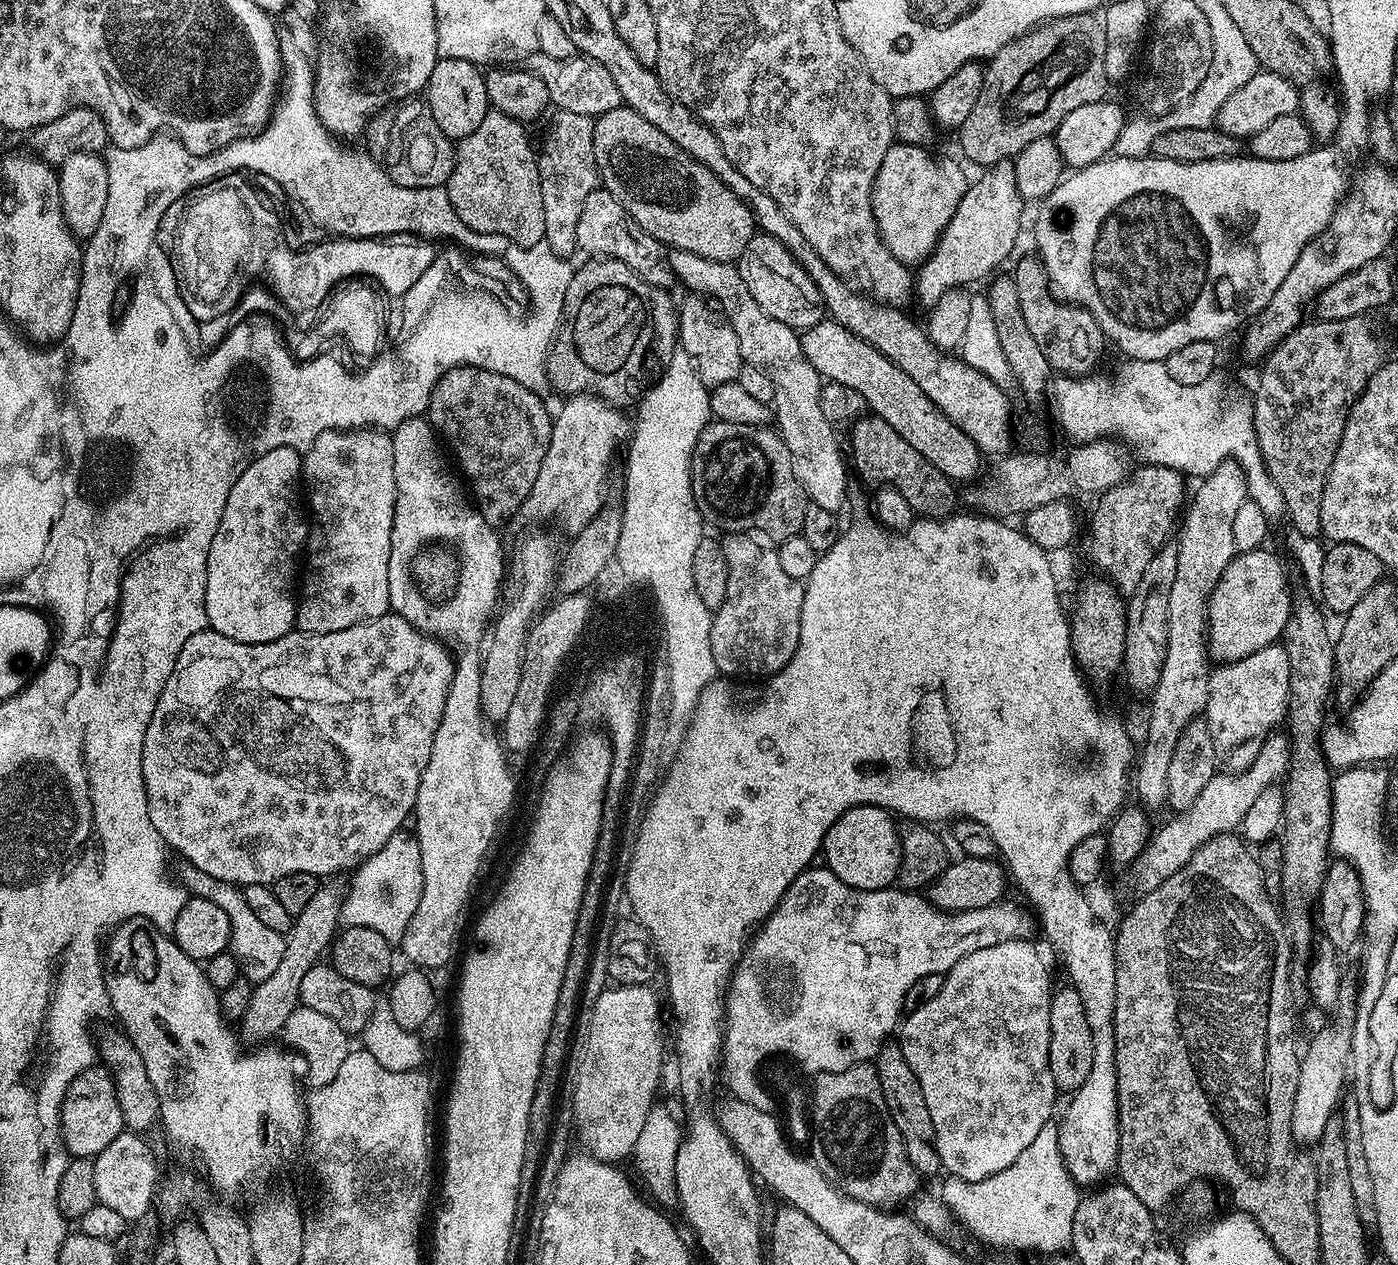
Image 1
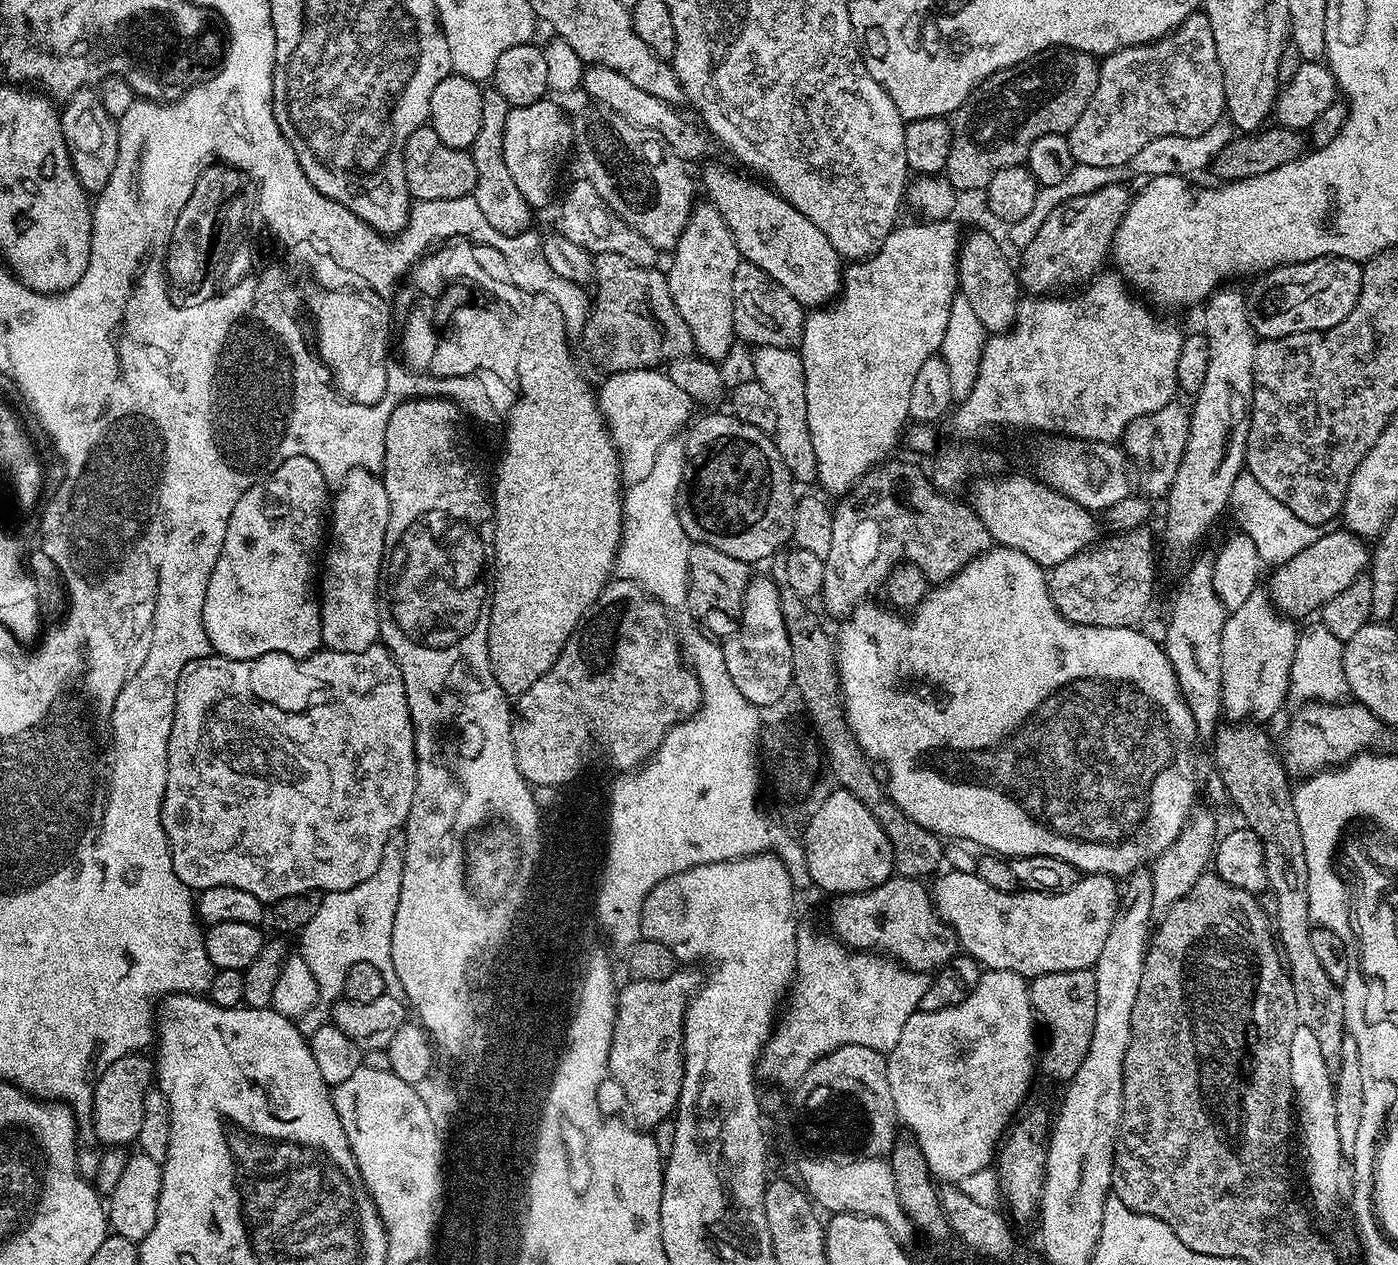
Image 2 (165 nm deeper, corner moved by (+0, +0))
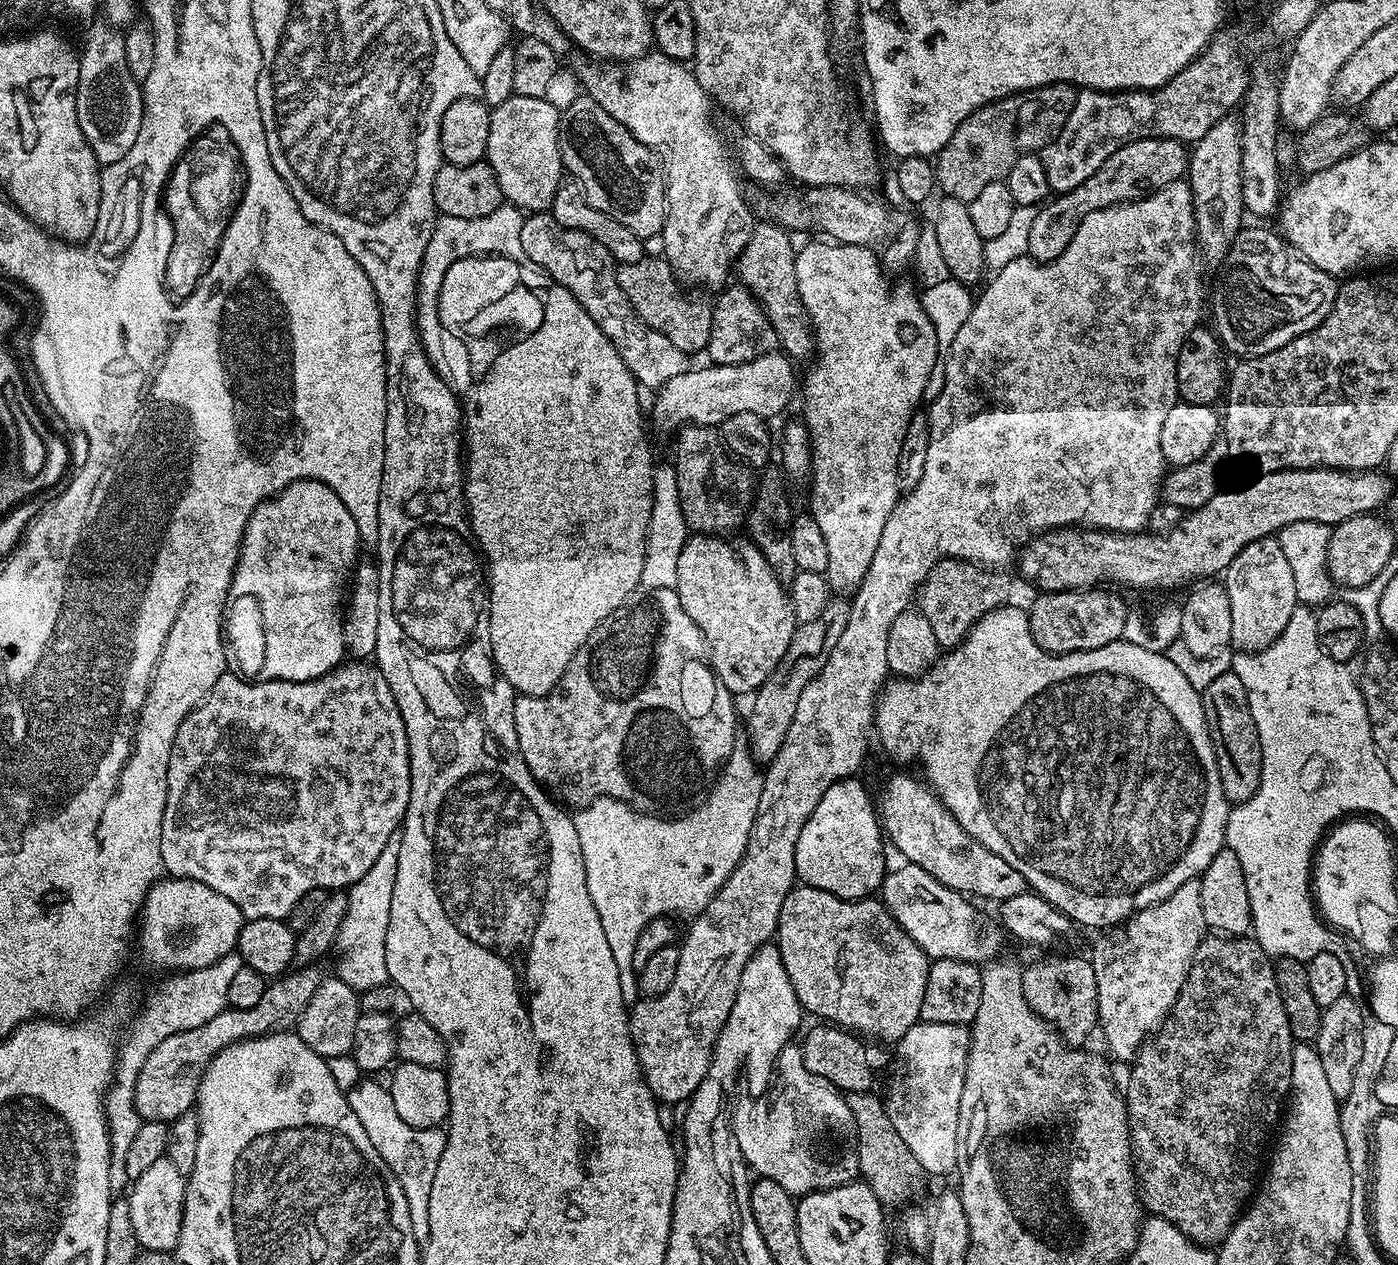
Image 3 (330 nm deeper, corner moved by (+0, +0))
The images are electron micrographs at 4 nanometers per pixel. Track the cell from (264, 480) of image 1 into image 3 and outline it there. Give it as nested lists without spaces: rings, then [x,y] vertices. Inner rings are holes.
[[[299,480],[290,486],[286,486],[277,496],[272,496],[269,500],[264,500],[260,503],[254,510],[254,514],[250,514],[250,518],[248,519],[248,525],[246,526],[244,537],[240,543],[240,557],[236,563],[236,569],[232,575],[232,581],[230,582],[228,597],[224,603],[222,635],[224,637],[224,659],[226,661],[227,671],[233,676],[240,676],[243,680],[250,680],[253,682],[257,680],[293,680],[294,682],[306,682],[307,680],[319,680],[321,676],[325,676],[325,674],[331,672],[332,669],[341,667],[342,661],[346,656],[346,649],[344,647],[344,608],[342,605],[346,600],[346,581],[349,579],[350,573],[355,569],[358,563],[358,557],[356,557],[356,555],[359,554],[360,548],[362,549],[362,541],[360,539],[358,526],[354,522],[354,514],[350,514],[350,510],[346,510],[346,506],[342,502],[342,498],[338,498],[338,494],[334,490],[330,490],[330,486],[326,486],[322,482],[318,482],[317,480]]]

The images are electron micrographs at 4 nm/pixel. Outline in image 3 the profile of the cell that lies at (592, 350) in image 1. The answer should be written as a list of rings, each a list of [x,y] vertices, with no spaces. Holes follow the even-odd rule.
[[[646,254],[638,262],[630,262],[617,267],[618,286],[630,298],[634,310],[658,334],[666,334],[678,350],[689,354],[703,353],[710,342],[712,325],[712,304],[699,300],[696,296],[687,296],[685,285],[681,283],[667,260],[659,255]]]

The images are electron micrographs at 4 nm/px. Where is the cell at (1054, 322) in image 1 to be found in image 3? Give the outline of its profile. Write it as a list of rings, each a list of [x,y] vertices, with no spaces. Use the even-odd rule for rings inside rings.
[[[1170,138],[1135,140],[1122,146],[1122,150],[1114,150],[1114,154],[1110,154],[1110,158],[1106,158],[1106,162],[1102,162],[1102,166],[1098,166],[1098,170],[1090,174],[1086,182],[1082,182],[1082,186],[1059,193],[1037,211],[1034,222],[1028,225],[1028,255],[1041,264],[1058,258],[1058,254],[1070,246],[1070,238],[1074,238],[1086,214],[1112,208],[1116,204],[1126,204],[1129,200],[1140,200],[1151,192],[1157,192],[1162,186],[1170,186],[1170,182],[1181,179],[1187,173],[1189,155],[1185,141]]]

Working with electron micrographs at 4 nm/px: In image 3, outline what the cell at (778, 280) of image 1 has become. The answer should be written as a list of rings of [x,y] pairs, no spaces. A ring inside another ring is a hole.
[[[728,286],[712,304],[712,325],[706,356],[712,364],[741,364],[777,351],[778,341],[764,309],[743,286]]]

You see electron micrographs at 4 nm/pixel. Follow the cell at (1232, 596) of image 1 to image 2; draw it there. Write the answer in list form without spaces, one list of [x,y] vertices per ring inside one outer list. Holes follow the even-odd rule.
[[[1325,531],[1306,550],[1298,550],[1294,558],[1271,569],[1266,591],[1277,612],[1289,617],[1308,616],[1319,613],[1334,594],[1340,594],[1354,582],[1354,578],[1365,575],[1370,564],[1370,548],[1361,537],[1350,531]]]

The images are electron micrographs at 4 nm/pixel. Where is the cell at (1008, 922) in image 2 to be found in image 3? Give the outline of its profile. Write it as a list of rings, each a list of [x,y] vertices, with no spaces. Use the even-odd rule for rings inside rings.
[[[907,862],[901,863],[901,868],[896,868],[887,873],[884,883],[880,885],[878,892],[882,897],[888,912],[895,918],[908,934],[918,942],[918,946],[932,960],[961,960],[970,962],[977,966],[983,965],[989,960],[995,960],[1001,955],[1000,947],[1006,939],[1001,925],[995,919],[987,920],[978,909],[975,908],[973,901],[965,893],[950,890],[950,886],[944,886],[922,866],[914,866]]]

